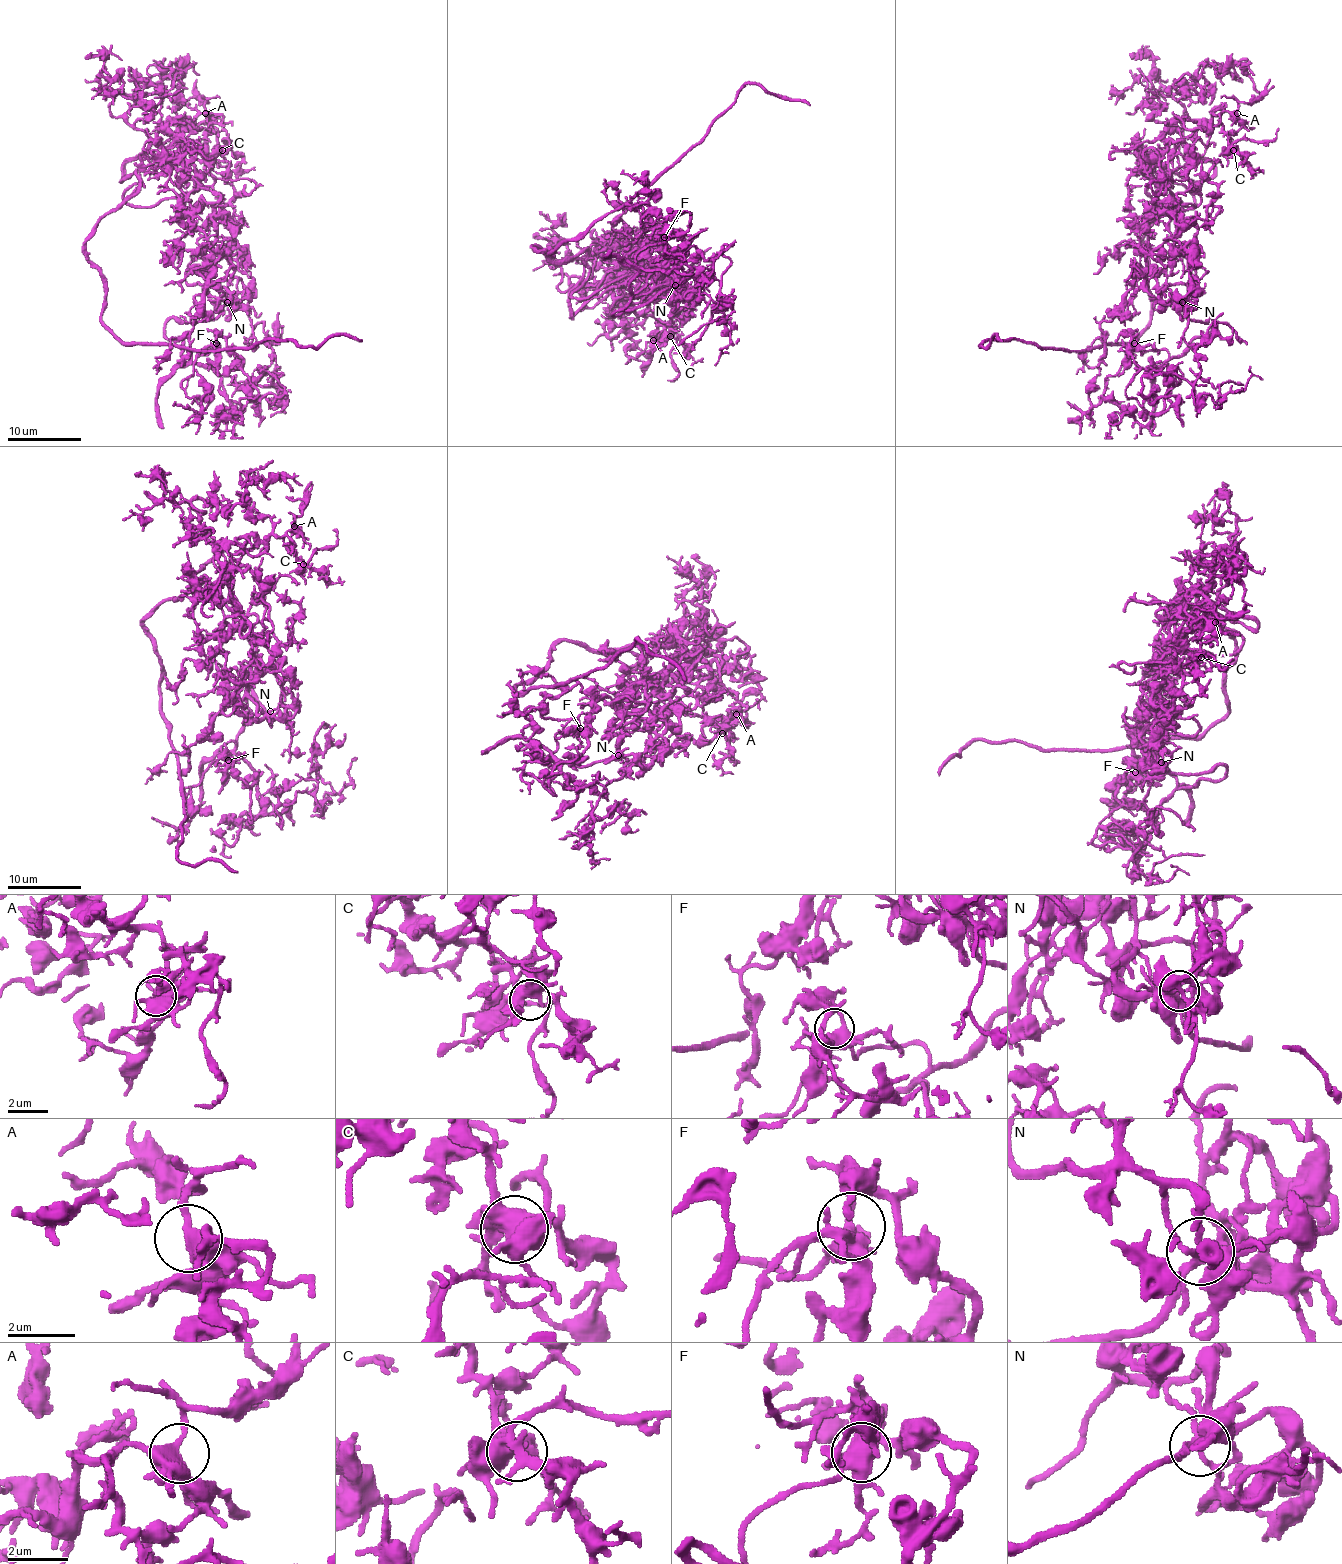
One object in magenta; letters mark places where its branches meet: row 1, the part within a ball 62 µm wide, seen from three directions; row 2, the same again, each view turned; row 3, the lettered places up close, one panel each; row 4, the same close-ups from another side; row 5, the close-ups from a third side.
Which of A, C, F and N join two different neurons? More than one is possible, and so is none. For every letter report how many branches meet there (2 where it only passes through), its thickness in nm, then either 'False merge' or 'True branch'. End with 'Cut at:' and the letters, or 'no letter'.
A: Branches: 4. Thickness 360 nm. True branch
C: Branches: 4. Thickness 460 nm. True branch
F: Branches: 5. Thickness 440 nm. True branch
N: Branches: 4. Thickness 280 nm. False merge
Cut at: N

